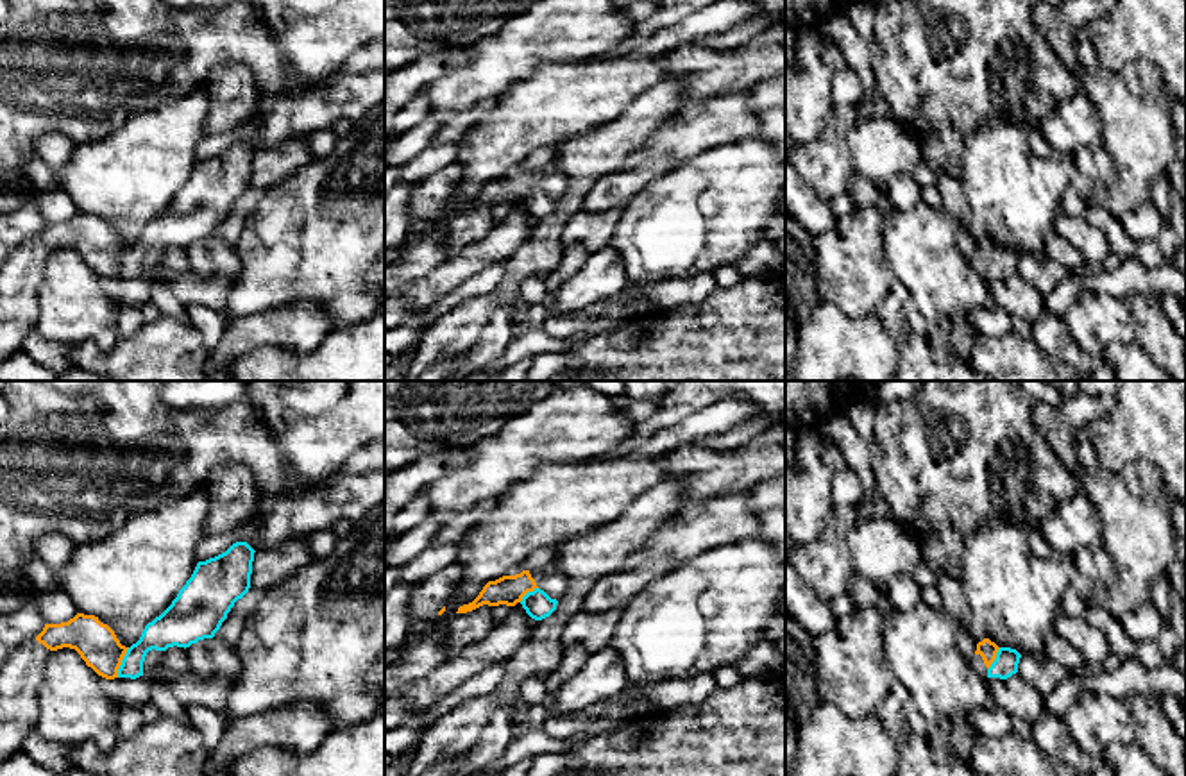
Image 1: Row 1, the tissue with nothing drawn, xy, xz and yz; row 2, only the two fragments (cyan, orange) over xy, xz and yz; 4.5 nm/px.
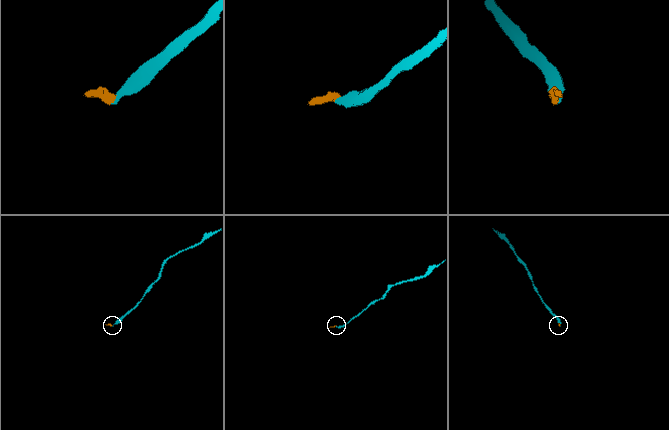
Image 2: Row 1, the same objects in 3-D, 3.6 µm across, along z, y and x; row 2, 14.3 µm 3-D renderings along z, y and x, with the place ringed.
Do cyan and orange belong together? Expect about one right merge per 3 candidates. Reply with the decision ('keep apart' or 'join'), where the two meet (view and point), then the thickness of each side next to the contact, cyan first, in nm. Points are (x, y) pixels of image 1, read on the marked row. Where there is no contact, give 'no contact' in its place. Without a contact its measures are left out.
join | xy (122, 662) | 150/190 nm

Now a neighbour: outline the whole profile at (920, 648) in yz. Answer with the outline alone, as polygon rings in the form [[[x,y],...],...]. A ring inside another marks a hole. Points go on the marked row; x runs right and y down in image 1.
[[[923,601],[884,617],[884,663],[909,690],[927,730],[943,719],[957,721],[973,710],[998,706],[989,678],[980,676],[959,653],[961,629],[953,615]]]

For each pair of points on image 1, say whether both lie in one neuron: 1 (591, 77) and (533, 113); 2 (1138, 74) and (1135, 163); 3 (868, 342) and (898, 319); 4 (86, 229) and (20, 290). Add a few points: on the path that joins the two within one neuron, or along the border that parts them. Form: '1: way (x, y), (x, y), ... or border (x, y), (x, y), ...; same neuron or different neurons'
1: way (576, 92), (569, 99), (548, 108); same neuron
2: way (1136, 95), (1136, 142); same neuron
3: border (873, 317), (895, 344), (900, 362); different neurons
4: way (65, 235), (56, 235), (24, 269); same neuron

